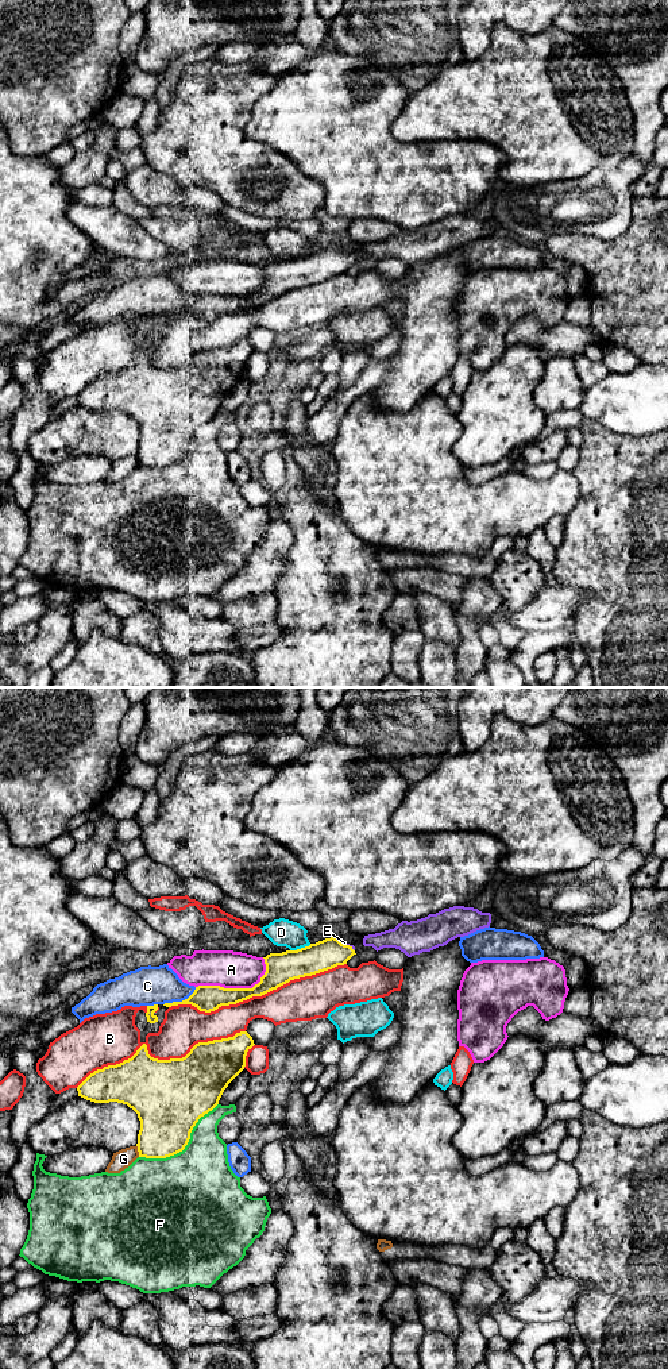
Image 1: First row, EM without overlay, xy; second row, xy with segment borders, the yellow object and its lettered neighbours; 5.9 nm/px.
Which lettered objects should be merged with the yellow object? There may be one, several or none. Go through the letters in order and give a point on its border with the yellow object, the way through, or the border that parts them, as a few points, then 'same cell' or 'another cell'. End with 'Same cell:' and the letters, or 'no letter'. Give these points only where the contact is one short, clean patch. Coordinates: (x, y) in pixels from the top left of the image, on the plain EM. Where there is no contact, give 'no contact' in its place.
A: xy (238, 297) | another cell
B: xy (157, 367) | another cell
C: xy (180, 311) | another cell
D: xy (301, 257) | along xy (311, 253), (290, 259) | another cell
E: xy (347, 254) | across xy (328, 262), (340, 261), (347, 254), (344, 251) | same cell
F: xy (185, 454) | another cell
G: xy (138, 459) | another cell
Same cell: E

